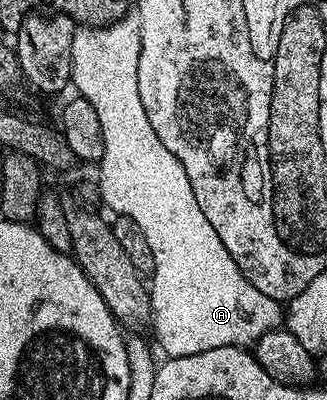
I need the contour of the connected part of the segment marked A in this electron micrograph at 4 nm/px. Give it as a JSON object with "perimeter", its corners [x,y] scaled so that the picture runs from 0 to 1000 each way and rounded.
{"perimeter":[[[376,43],[318,68],[251,63],[220,93],[220,218],[281,263],[312,328],[315,388],[294,418],[312,505],[352,528],[352,540],[401,548],[465,623],[471,710],[462,705],[453,718],[459,775],[465,820],[495,865],[498,890],[535,898],[676,868],[774,870],[807,833],[865,815],[865,760],[832,743],[807,743],[783,713],[755,703],[697,623],[685,623],[685,603],[661,593],[661,573],[636,563],[636,543],[624,543],[612,513],[599,513],[599,483],[587,483],[575,433],[563,433],[550,403],[489,363],[489,343],[477,343],[477,323],[465,323],[453,283],[440,283],[440,253],[428,253],[422,165],[431,120],[422,50],[410,43]]]}

